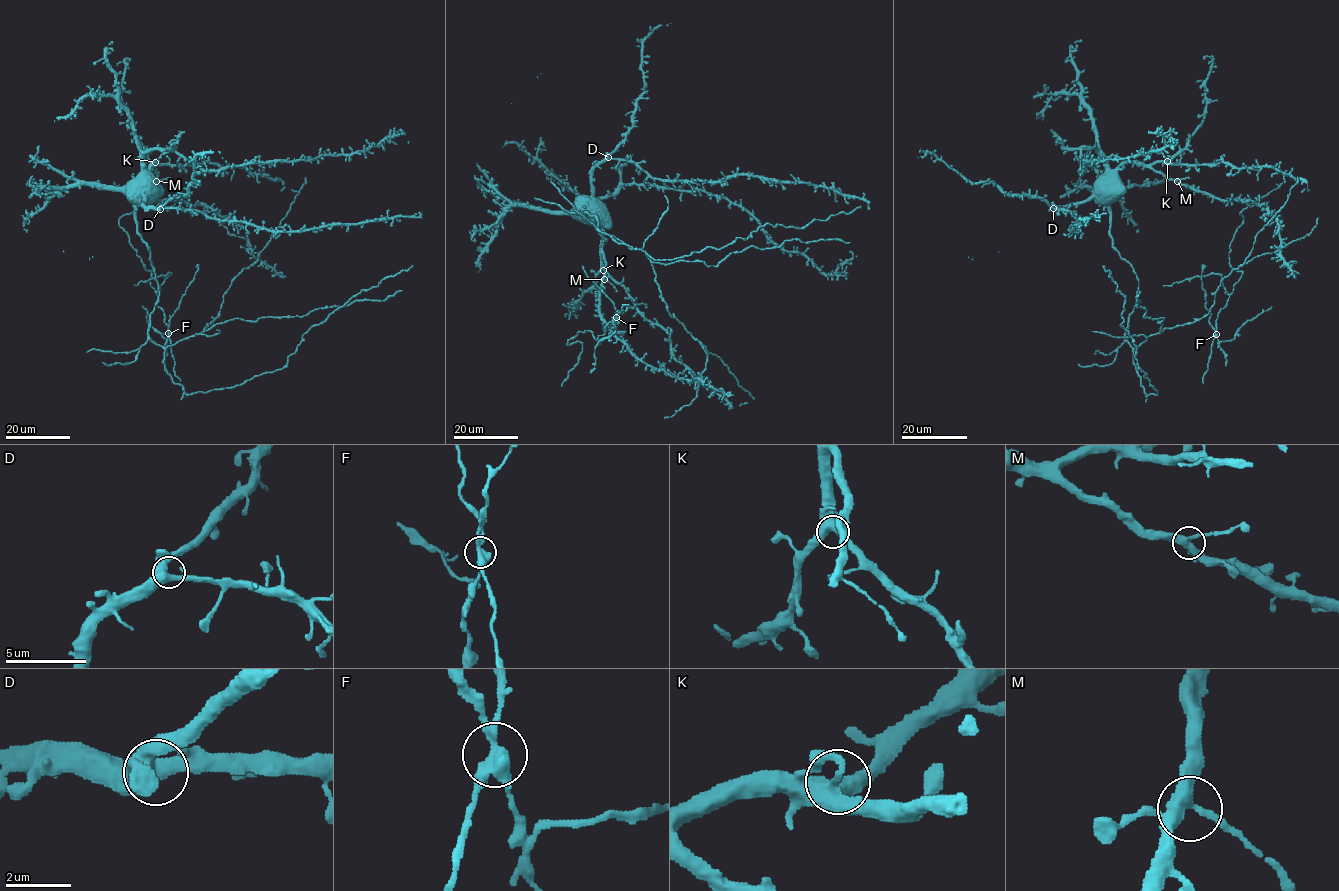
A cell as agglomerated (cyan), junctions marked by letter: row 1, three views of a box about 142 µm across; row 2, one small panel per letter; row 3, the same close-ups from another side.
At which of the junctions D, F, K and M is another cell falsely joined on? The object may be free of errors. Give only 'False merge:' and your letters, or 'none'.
False merge: F

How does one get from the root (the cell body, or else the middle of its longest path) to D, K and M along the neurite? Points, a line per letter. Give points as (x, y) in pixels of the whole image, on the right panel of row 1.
D: (1112, 244), (1110, 211), (1094, 197), (1053, 208)
K: (1112, 244), (1110, 203), (1117, 189), (1116, 170), (1125, 163), (1154, 164), (1167, 161)
M: (1112, 244), (1110, 203), (1117, 189), (1116, 170), (1121, 165), (1149, 164), (1177, 181)

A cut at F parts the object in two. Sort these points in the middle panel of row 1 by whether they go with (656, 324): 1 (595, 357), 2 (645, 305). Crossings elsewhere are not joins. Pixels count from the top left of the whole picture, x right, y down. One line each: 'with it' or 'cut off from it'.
1: cut off from it
2: cut off from it

